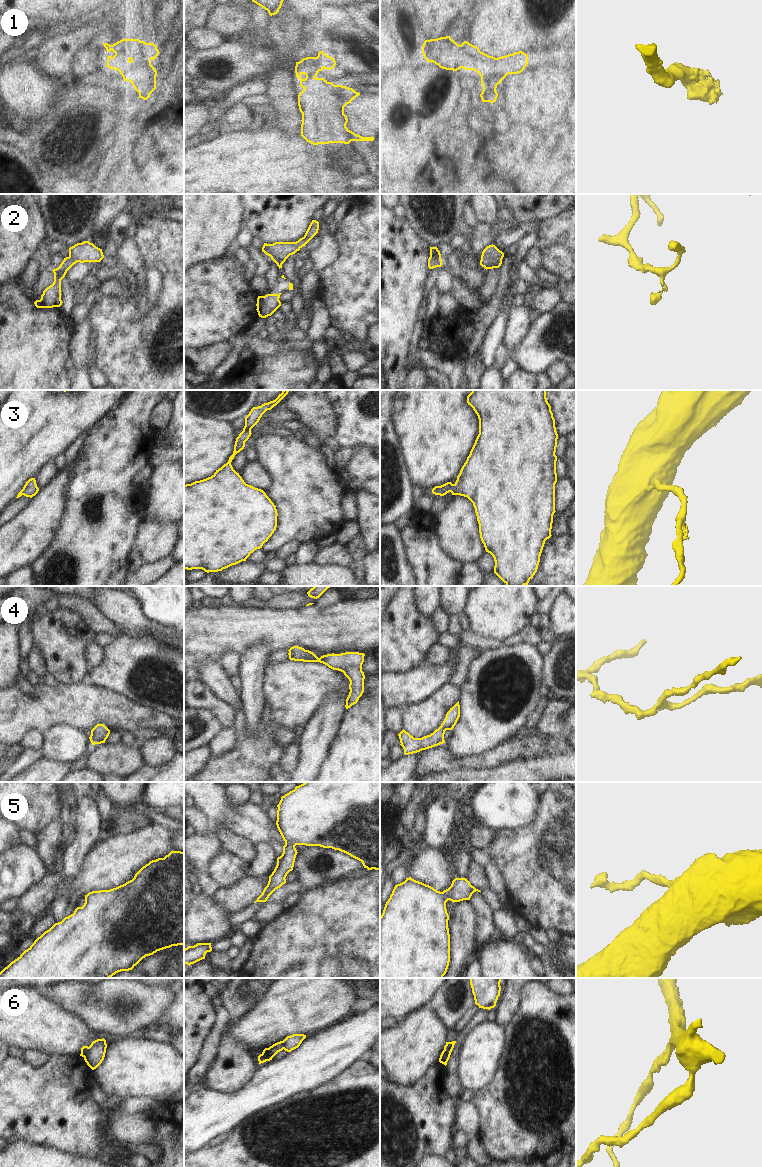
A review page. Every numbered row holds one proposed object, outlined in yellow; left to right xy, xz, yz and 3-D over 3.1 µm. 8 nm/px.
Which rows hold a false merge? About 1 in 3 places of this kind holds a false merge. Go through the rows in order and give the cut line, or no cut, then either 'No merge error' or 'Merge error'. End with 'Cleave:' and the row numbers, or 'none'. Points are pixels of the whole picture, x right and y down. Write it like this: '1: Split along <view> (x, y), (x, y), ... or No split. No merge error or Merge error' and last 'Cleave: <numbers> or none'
1: No split. No merge error
2: No split. No merge error
3: No split. No merge error
4: No split. No merge error
5: No split. No merge error
6: Split along xy (88, 1047), (83, 1056). Merge error
Cleave: 6.

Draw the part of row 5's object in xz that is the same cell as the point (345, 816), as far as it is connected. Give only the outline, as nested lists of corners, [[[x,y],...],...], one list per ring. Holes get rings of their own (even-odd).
[[[304,782],[303,784],[296,786],[294,790],[285,794],[281,797],[279,804],[277,805],[277,828],[285,841],[283,846],[283,853],[280,857],[277,858],[277,865],[269,876],[269,881],[267,886],[264,888],[262,894],[254,902],[266,902],[269,896],[283,884],[286,883],[287,874],[293,870],[295,858],[297,855],[296,845],[306,845],[306,846],[320,846],[323,848],[332,848],[334,850],[339,850],[344,852],[351,857],[362,862],[364,868],[368,870],[380,870],[380,782]]]

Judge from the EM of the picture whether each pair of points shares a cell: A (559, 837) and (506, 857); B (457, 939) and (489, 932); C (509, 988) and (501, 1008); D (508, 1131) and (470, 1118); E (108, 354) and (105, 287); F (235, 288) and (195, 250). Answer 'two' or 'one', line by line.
A: one
B: two
C: one
D: two
E: two
F: two

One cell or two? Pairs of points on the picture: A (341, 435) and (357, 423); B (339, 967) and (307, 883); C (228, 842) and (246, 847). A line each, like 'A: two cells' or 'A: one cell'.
A: one cell
B: two cells
C: one cell

